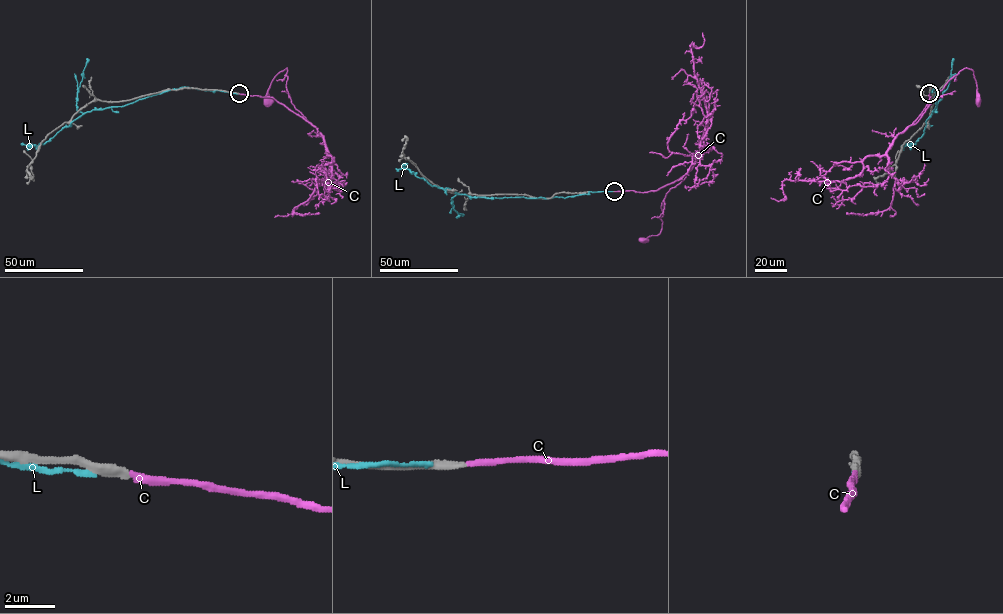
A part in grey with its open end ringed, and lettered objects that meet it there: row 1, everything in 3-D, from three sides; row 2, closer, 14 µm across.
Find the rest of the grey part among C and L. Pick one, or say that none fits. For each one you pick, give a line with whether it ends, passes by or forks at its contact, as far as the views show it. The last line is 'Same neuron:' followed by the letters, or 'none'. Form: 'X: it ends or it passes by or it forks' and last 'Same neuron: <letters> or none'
C: it ends
Same neuron: C

